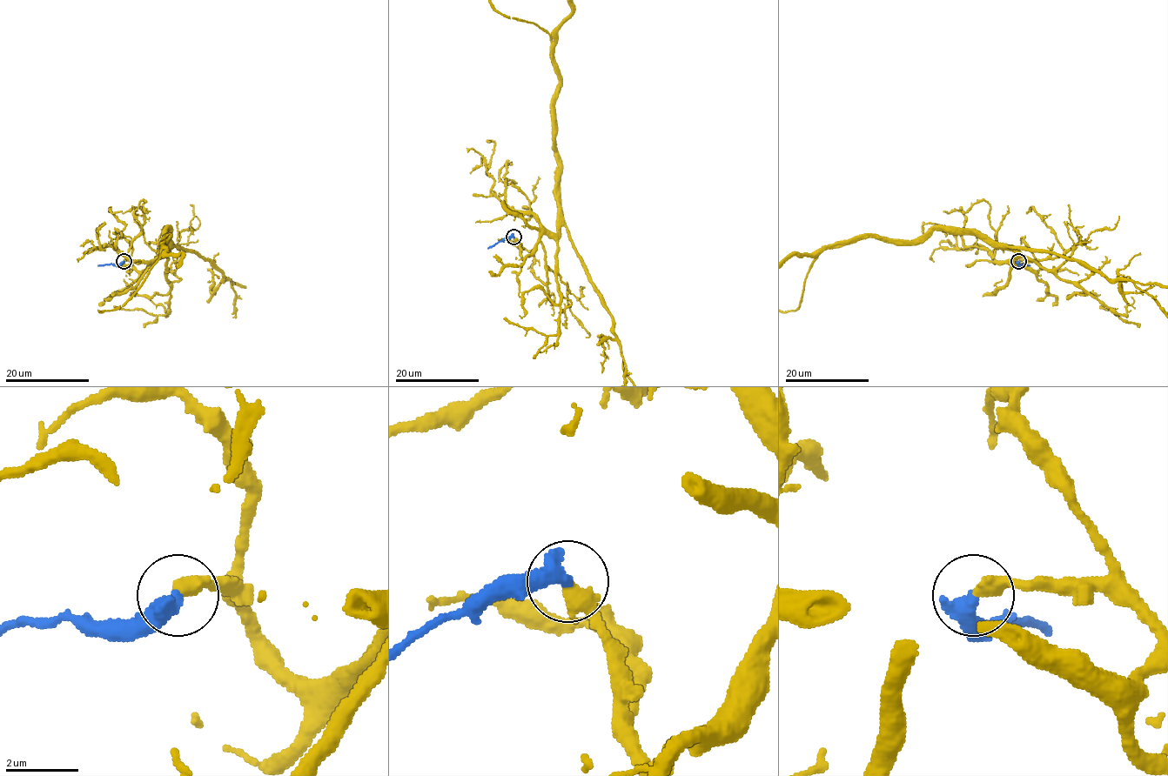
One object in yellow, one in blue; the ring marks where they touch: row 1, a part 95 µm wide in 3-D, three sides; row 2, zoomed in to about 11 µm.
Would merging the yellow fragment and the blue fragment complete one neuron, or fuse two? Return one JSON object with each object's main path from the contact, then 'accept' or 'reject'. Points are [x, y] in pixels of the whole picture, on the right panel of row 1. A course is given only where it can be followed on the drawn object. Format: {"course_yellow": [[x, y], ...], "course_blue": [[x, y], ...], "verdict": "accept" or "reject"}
{"course_yellow": [[1018, 261], [1039, 268], [962, 230], [851, 237], [818, 256], [795, 310]], "course_blue": [[1018, 261], [1019, 264], [1030, 266]], "verdict": "accept"}

